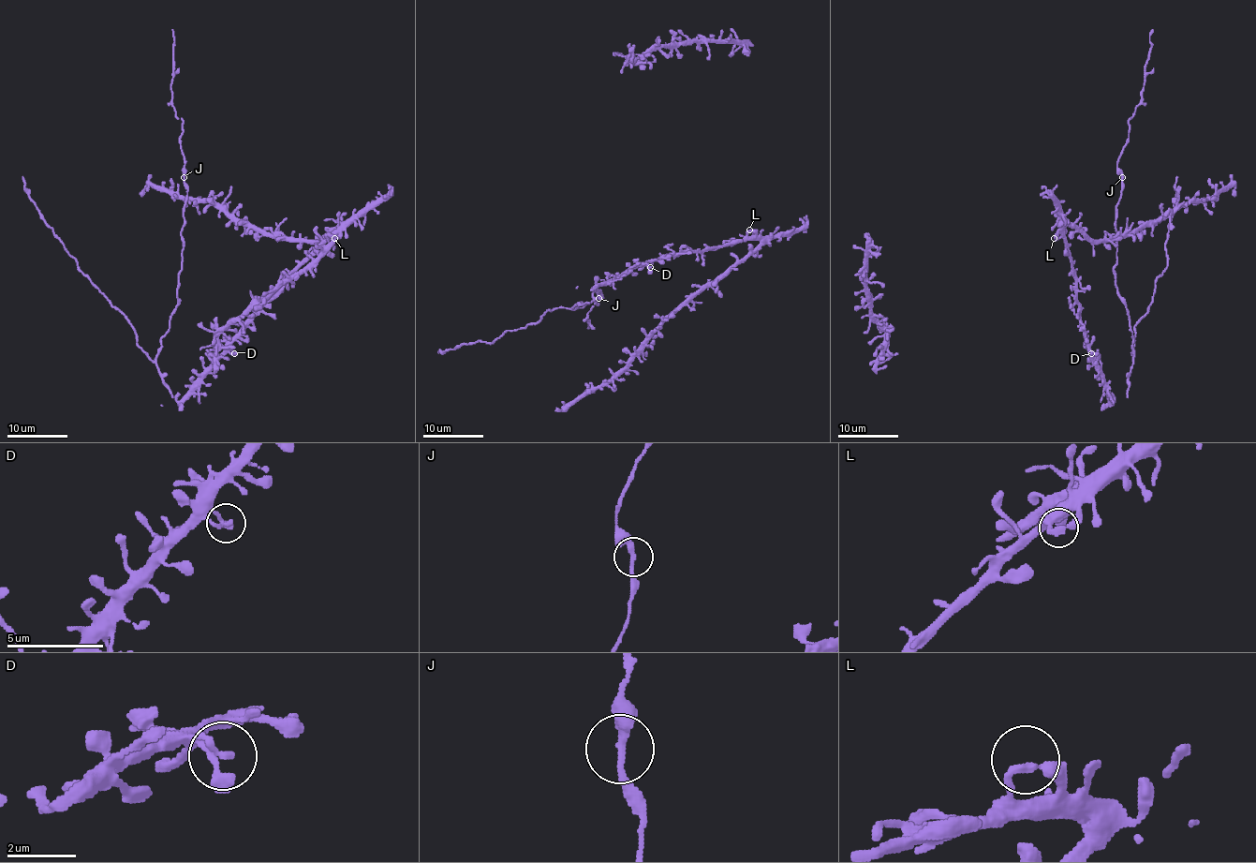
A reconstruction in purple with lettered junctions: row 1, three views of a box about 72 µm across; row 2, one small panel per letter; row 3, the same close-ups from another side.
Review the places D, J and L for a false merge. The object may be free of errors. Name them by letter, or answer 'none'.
none

